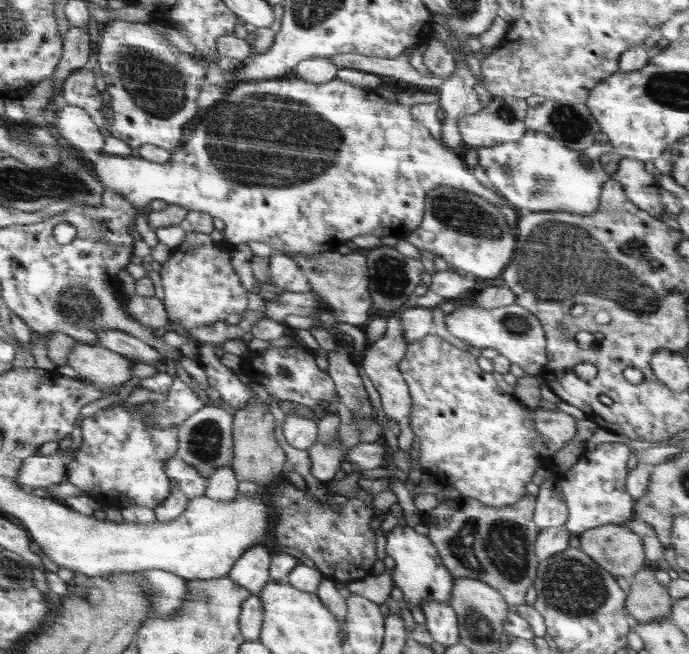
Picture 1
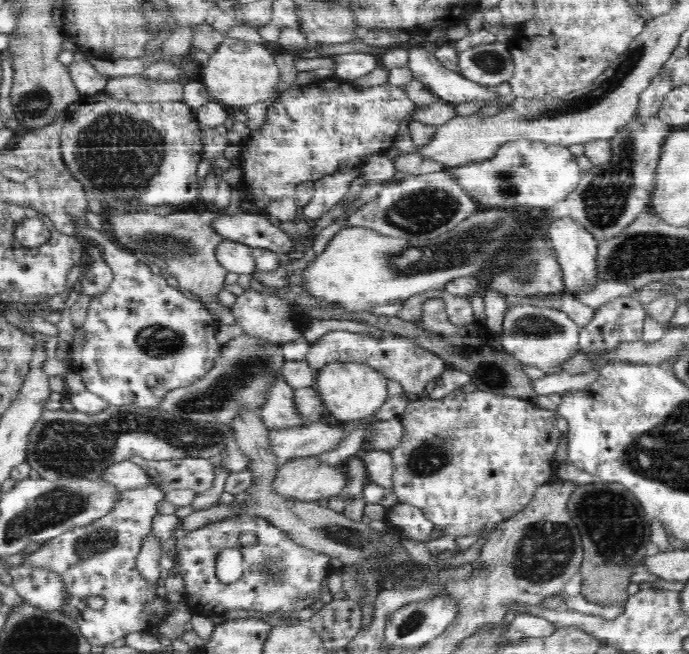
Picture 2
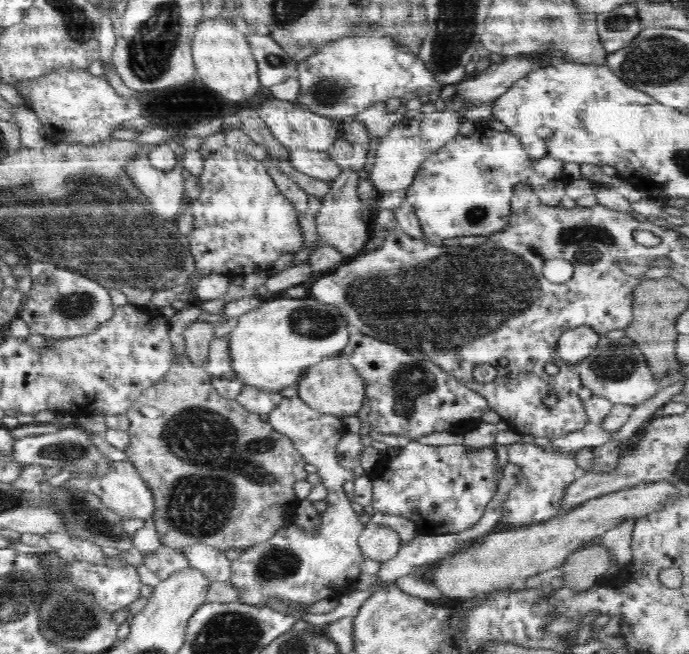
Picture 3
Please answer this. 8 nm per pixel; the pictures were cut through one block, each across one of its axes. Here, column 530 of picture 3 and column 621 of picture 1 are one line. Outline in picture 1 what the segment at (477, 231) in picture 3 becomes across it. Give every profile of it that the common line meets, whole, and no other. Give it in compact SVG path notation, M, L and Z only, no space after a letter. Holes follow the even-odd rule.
M540 130L527 131L516 142L503 142L494 147L472 146L477 149L478 164L489 176L493 188L517 209L530 212L562 211L572 215L589 215L599 205L602 184L616 181L622 185L627 197L650 216L661 220L664 204L660 200L657 178L645 169L645 164L632 158L622 158L618 169L608 174L600 165L600 156L613 151L609 143L595 142L582 150L579 146L552 138Z

